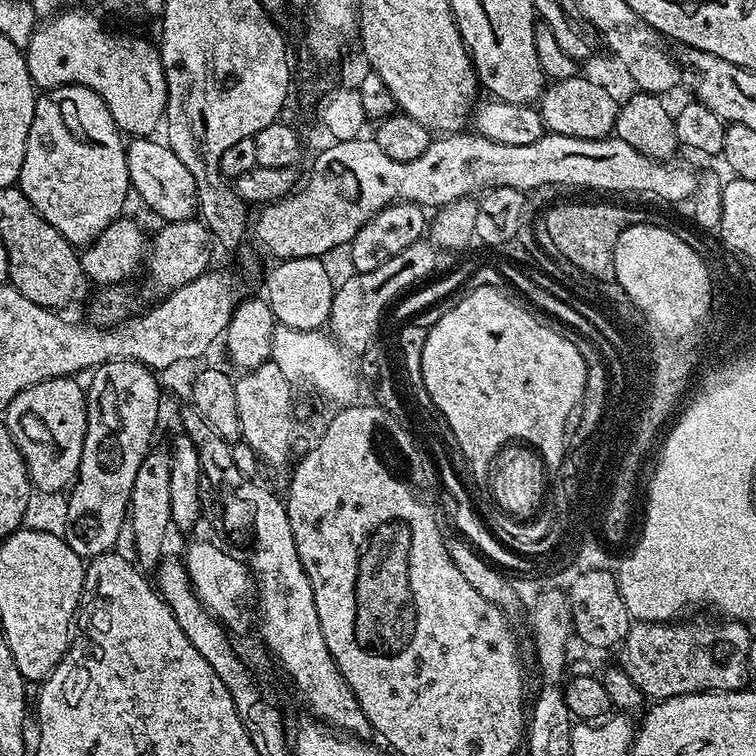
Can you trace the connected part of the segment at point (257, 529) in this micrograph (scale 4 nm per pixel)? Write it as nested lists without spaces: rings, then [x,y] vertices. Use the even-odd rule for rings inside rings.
[[[188,406],[179,413],[179,423],[184,423],[183,435],[194,442],[200,459],[200,471],[203,476],[210,478],[214,487],[222,493],[222,510],[224,506],[224,524],[230,531],[236,532],[239,528],[248,528],[252,524],[252,560],[250,568],[254,573],[254,584],[258,589],[258,604],[260,600],[260,612],[258,608],[258,624],[260,620],[260,636],[264,639],[266,647],[272,651],[274,659],[280,663],[282,671],[288,675],[290,683],[296,687],[296,692],[308,703],[308,708],[317,721],[323,722],[341,733],[357,738],[368,738],[373,735],[370,722],[366,714],[362,714],[362,706],[358,706],[358,698],[354,690],[346,682],[346,678],[338,670],[330,650],[326,646],[326,638],[322,638],[322,626],[318,626],[318,610],[314,606],[314,590],[310,590],[310,578],[298,558],[298,546],[294,546],[294,530],[290,530],[290,518],[283,499],[280,500],[268,488],[263,488],[256,480],[244,476],[242,469],[236,465],[232,457],[229,441],[224,440],[202,418],[202,414],[195,408]]]

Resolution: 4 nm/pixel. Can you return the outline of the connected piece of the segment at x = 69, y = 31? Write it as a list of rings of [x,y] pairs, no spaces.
[[[72,6],[45,19],[30,38],[30,46],[26,50],[32,83],[40,90],[61,88],[64,84],[77,84],[94,90],[94,94],[98,94],[98,98],[106,102],[121,133],[132,138],[151,137],[154,133],[152,131],[161,127],[167,106],[167,80],[163,62],[160,60],[159,47],[140,36],[123,36],[120,32],[107,32],[99,18],[101,19],[95,11]]]

